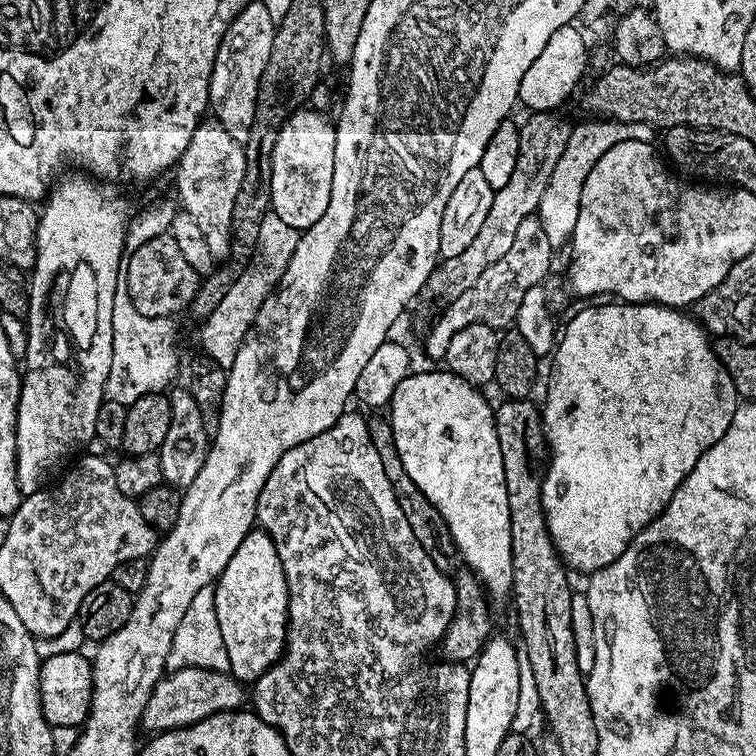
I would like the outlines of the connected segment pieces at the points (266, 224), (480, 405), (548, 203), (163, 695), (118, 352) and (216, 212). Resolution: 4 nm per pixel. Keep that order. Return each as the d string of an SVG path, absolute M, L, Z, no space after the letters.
M269 211L259 224L259 238L256 243L258 256L256 260L239 276L233 279L233 284L226 292L225 298L218 304L214 313L203 321L205 351L212 360L226 369L231 368L237 352L241 348L245 334L249 331L262 302L279 283L281 274L285 272L291 251L297 248L301 231L279 218L274 211Z
M441 370L442 372L416 372L413 371L406 378L402 378L402 382L398 382L398 386L392 395L390 405L390 419L392 429L394 430L394 442L398 446L398 458L402 458L402 466L406 470L406 474L410 474L410 478L414 482L414 486L418 486L418 490L422 490L422 494L426 494L426 498L430 498L430 502L438 510L438 514L442 514L442 518L446 522L446 526L450 530L450 534L456 543L456 550L461 561L464 560L467 567L479 578L481 584L484 585L485 592L493 601L500 600L509 595L512 590L512 547L510 546L510 502L506 494L506 478L503 477L502 451L499 446L498 434L495 432L495 418L493 416L493 405L488 405L484 401L484 396L477 385L466 381L460 376L449 370Z
M588 118L585 124L580 124L571 129L569 141L566 142L566 148L562 152L562 158L559 158L558 164L554 169L554 174L550 176L548 188L542 194L538 219L546 230L546 234L553 238L571 237L574 230L574 222L578 222L578 210L582 202L582 186L594 170L598 158L610 150L610 146L618 146L618 142L627 140L637 140L652 144L657 139L658 132L649 126L649 124L627 124L607 118Z
M178 668L161 676L150 694L150 702L146 702L144 713L140 719L140 728L148 734L169 732L175 728L185 728L191 724L202 722L219 712L235 712L243 709L245 685L228 672L216 672L213 668Z
M127 281L114 288L113 341L114 355L104 387L105 399L129 406L152 392L164 392L178 372L176 323L169 317L143 315L130 298Z
M214 118L205 119L194 130L190 146L182 154L175 169L178 204L183 211L198 222L202 234L206 237L206 246L214 258L224 256L234 247L232 239L232 215L234 200L242 187L242 176L246 174L246 154L244 146L230 138L226 130Z

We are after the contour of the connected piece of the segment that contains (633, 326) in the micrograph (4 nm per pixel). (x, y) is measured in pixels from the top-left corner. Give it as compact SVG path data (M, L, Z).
M630 304L616 306L599 306L590 310L585 310L582 314L578 314L570 323L563 325L562 335L559 337L558 343L554 349L554 361L556 365L552 368L552 381L548 384L548 393L544 396L544 404L542 403L542 417L544 425L544 437L547 440L547 451L550 453L550 459L546 464L546 471L543 473L542 480L542 510L546 518L546 526L550 538L556 547L556 553L559 554L561 560L569 569L584 572L583 574L591 574L597 572L599 568L610 566L610 562L614 562L622 554L622 550L626 550L626 546L637 536L643 528L645 528L654 517L659 516L663 512L666 505L670 502L670 498L676 493L682 481L688 477L688 471L698 462L698 458L702 458L702 454L706 454L706 450L710 450L710 446L714 446L714 442L718 442L718 438L722 438L722 434L726 434L726 430L730 426L730 422L734 418L738 407L738 397L736 387L730 378L728 371L724 369L724 363L716 356L716 351L712 348L712 340L703 324L691 315L687 316L687 311L679 308L667 308L665 304Z

